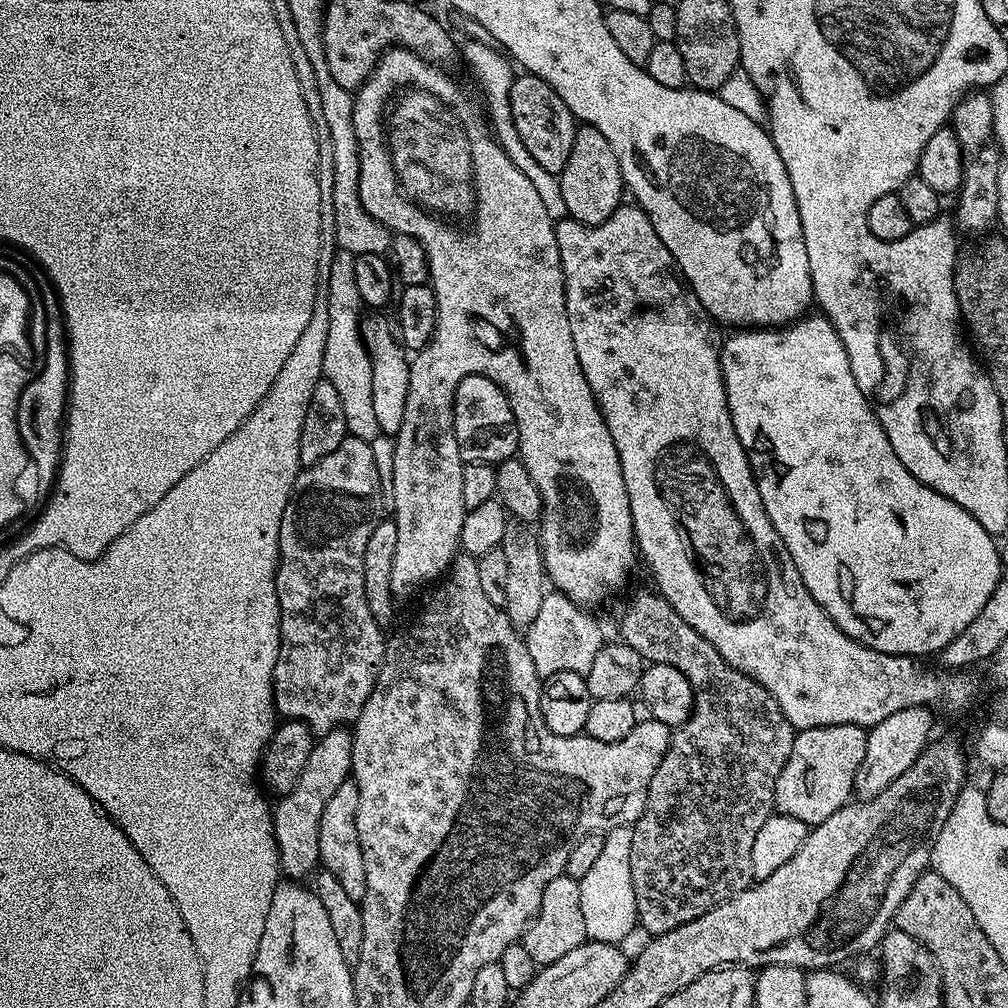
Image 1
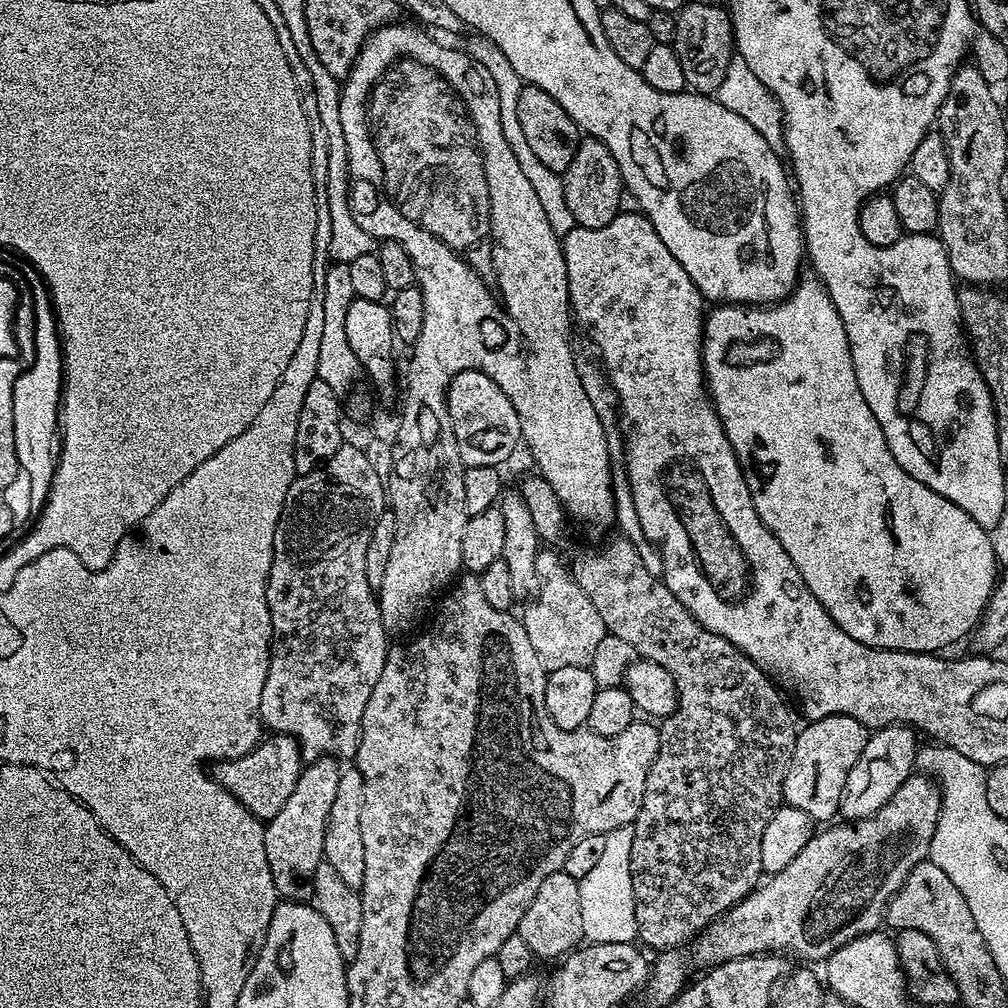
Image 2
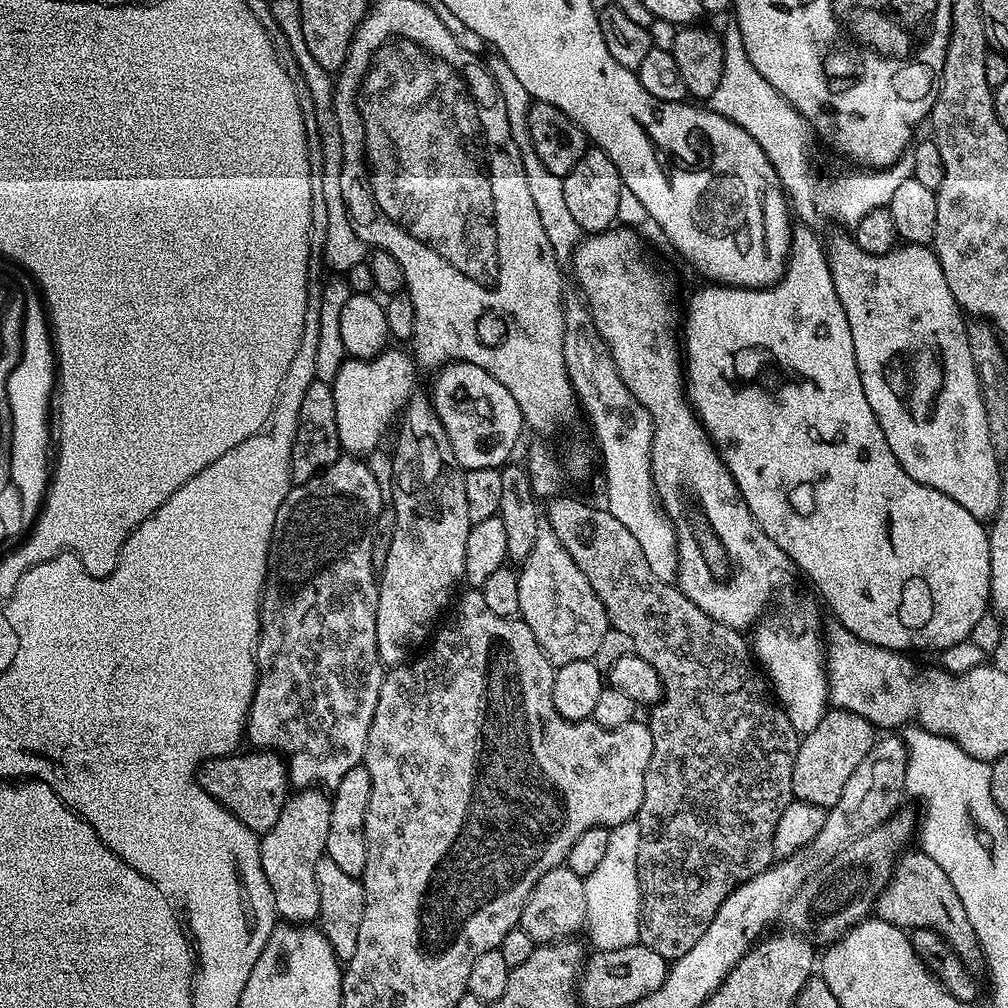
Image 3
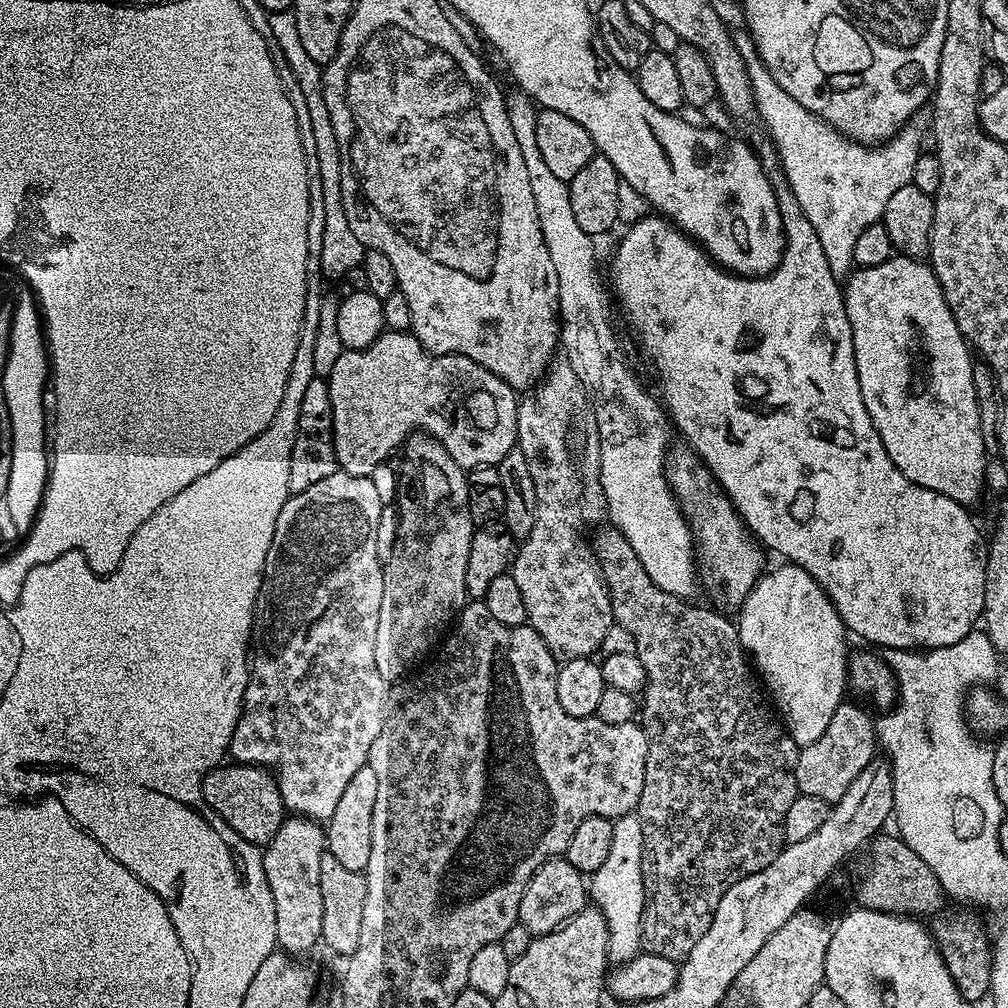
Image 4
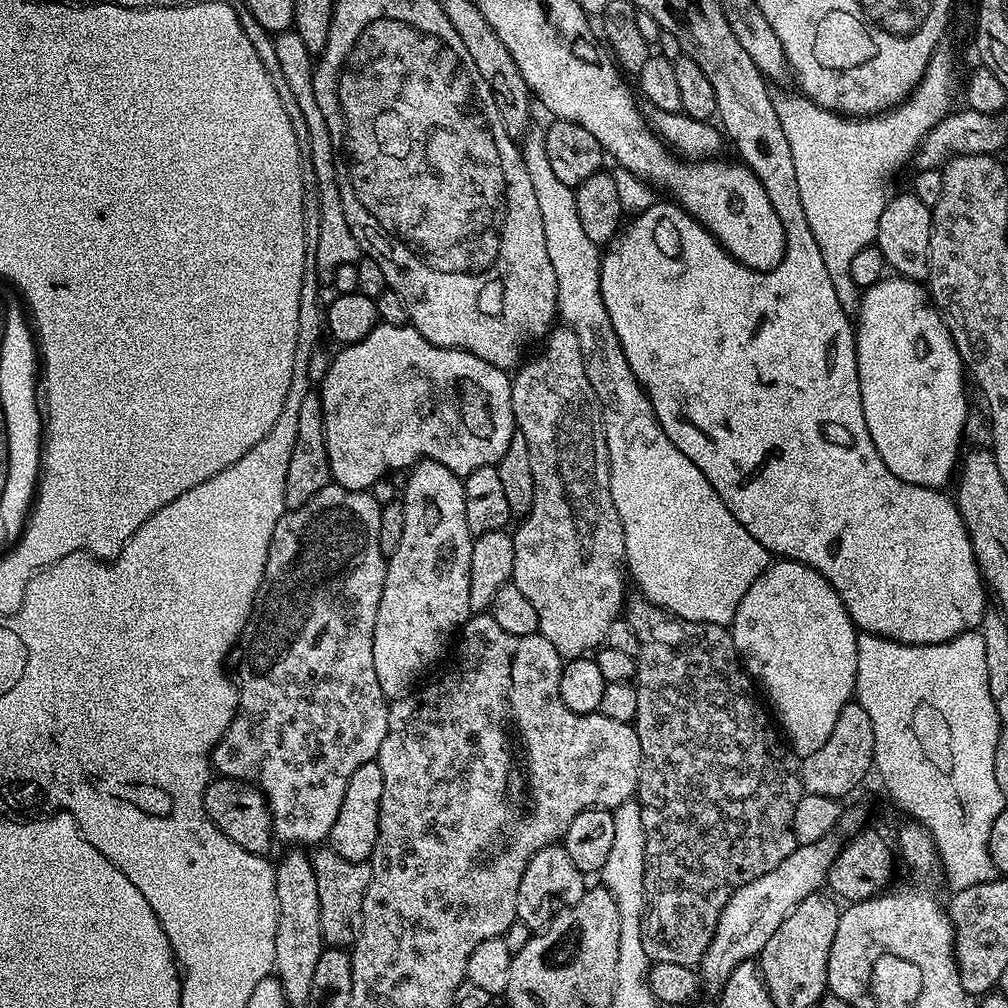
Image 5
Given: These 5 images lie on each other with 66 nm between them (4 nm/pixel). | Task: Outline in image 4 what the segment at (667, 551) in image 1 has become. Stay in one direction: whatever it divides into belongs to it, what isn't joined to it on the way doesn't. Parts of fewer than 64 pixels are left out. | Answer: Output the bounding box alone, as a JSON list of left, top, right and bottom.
[664,447,765,606]

